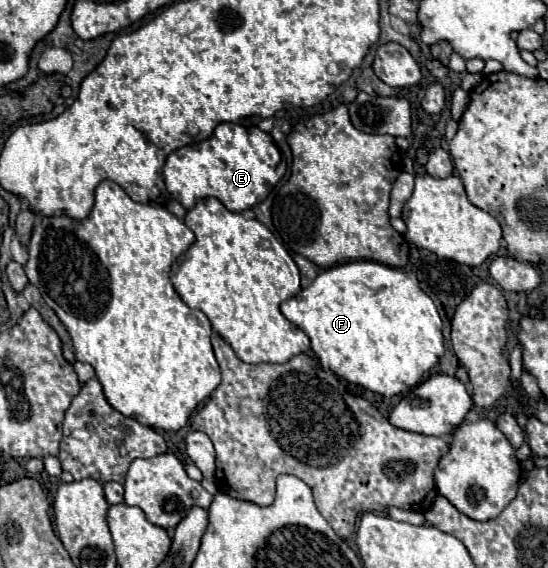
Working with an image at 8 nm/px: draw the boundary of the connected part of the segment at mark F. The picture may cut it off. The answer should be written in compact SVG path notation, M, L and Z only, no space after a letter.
M359 260L359 262L345 262L345 264L339 264L339 266L333 266L333 268L327 268L323 270L307 288L303 288L297 296L289 298L283 302L281 306L281 312L283 316L293 322L295 326L299 326L311 340L311 348L315 352L315 356L319 358L319 363L323 368L335 372L337 376L353 382L353 384L359 384L375 394L381 394L381 396L395 396L395 394L401 394L401 392L407 392L411 388L415 388L419 382L423 382L423 378L429 374L429 370L439 362L439 358L443 356L445 348L443 348L443 334L441 334L441 318L439 318L439 312L433 304L433 300L419 288L419 282L415 278L415 274L411 272L403 272L399 268L391 268L391 266L385 266L385 264L379 264L379 262L371 262L371 260Z

